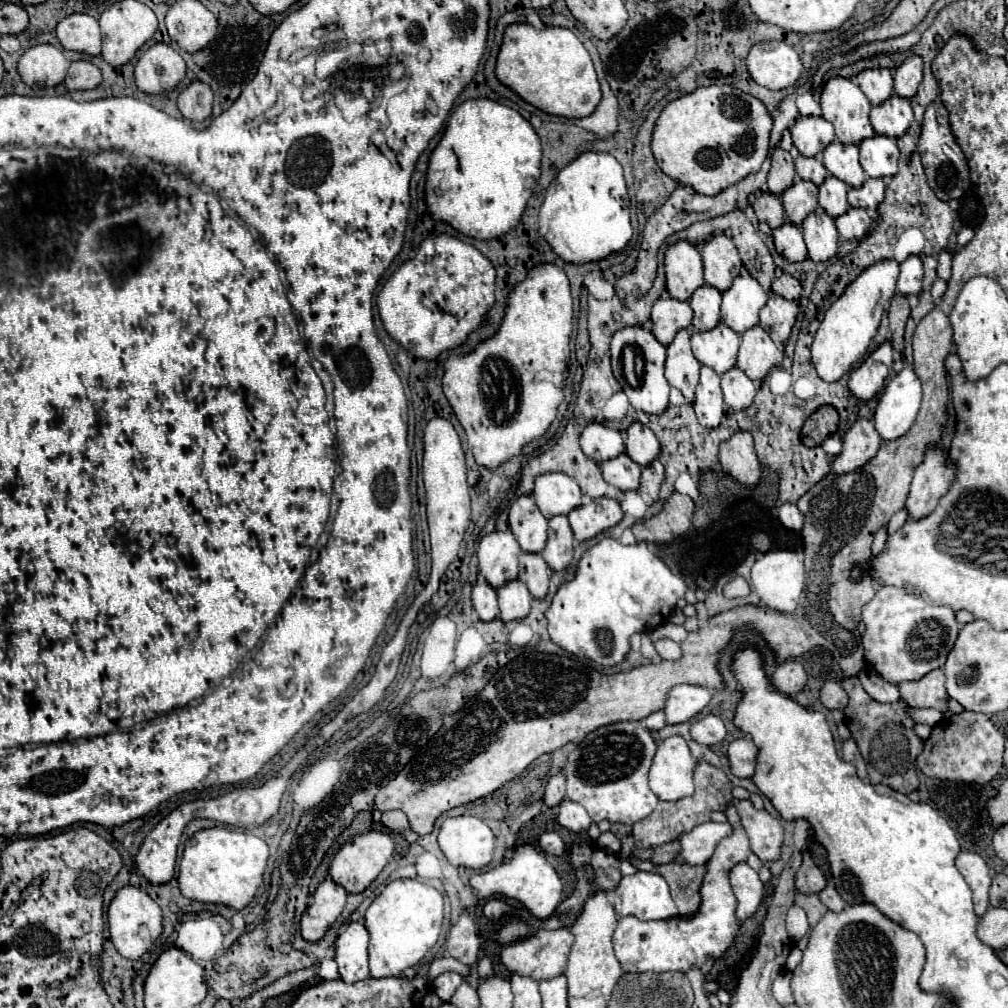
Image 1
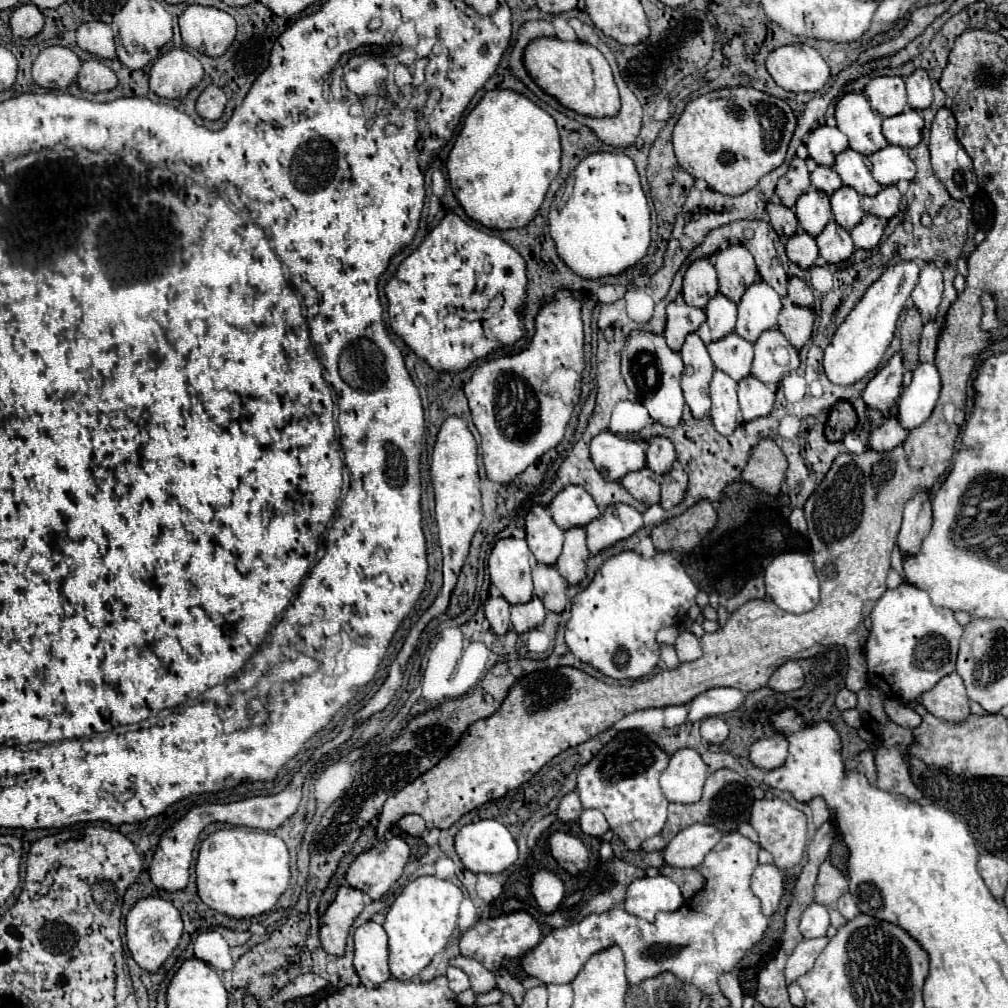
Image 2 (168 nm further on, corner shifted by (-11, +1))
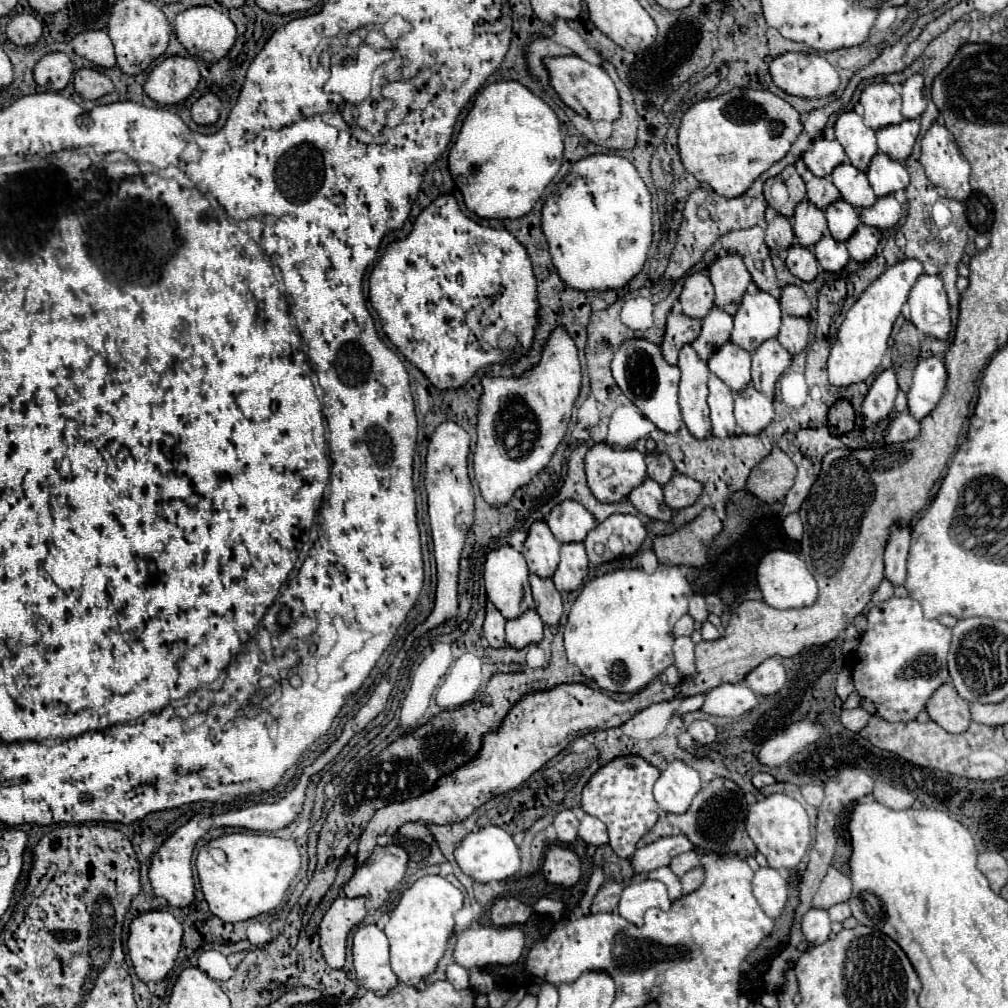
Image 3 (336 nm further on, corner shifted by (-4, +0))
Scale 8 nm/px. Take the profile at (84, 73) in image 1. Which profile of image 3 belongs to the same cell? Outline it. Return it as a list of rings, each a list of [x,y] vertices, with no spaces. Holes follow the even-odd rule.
[[[79,69],[75,73],[73,85],[75,85],[75,91],[83,99],[91,99],[91,101],[95,101],[107,93],[113,93],[111,79],[105,73],[95,71],[95,69]]]

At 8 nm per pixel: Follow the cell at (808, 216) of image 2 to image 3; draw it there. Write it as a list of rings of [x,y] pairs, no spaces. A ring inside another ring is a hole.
[[[805,199],[795,207],[793,229],[799,245],[813,247],[815,241],[819,241],[819,237],[823,237],[827,231],[825,213]]]

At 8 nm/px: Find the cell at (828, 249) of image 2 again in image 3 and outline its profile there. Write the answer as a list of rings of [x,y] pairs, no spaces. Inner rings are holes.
[[[825,233],[823,239],[815,245],[815,257],[825,271],[833,271],[833,273],[841,271],[849,261],[845,243],[835,241],[829,233]]]

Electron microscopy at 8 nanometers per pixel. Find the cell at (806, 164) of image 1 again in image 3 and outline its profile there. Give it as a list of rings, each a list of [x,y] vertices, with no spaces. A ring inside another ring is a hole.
[[[813,177],[809,183],[807,183],[807,199],[819,207],[819,209],[825,209],[827,205],[835,203],[841,199],[837,187],[831,183],[829,177]]]

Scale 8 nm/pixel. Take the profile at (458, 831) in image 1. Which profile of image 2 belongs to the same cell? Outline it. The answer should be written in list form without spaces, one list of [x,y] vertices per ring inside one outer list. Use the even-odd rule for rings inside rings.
[[[496,800],[490,801],[484,804],[483,806],[476,808],[475,809],[477,811],[476,821],[473,821],[472,824],[466,824],[466,826],[462,826],[462,828],[458,830],[458,834],[456,834],[456,838],[454,838],[454,846],[456,846],[456,854],[458,854],[458,858],[460,858],[460,860],[462,860],[462,864],[464,864],[464,866],[466,866],[468,870],[472,870],[472,872],[488,872],[488,874],[498,874],[498,872],[502,872],[502,870],[506,870],[506,868],[508,868],[510,864],[514,864],[514,860],[518,858],[518,850],[516,850],[516,842],[514,842],[514,838],[512,838],[512,834],[508,832],[508,828],[506,828],[504,824],[500,824],[502,820],[484,820],[484,819],[496,819],[496,818],[486,818],[486,816],[484,816],[484,808],[486,808],[488,804],[492,804],[492,802],[496,802]]]

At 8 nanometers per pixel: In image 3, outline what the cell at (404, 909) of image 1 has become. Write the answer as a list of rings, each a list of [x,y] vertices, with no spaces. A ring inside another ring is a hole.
[[[441,875],[421,877],[401,895],[401,901],[397,903],[397,907],[389,917],[389,923],[385,925],[385,935],[391,945],[391,967],[401,983],[417,985],[421,979],[427,979],[437,969],[441,957],[445,955],[449,937],[453,935],[453,927],[455,927],[453,917],[461,907],[463,907],[463,893]]]

